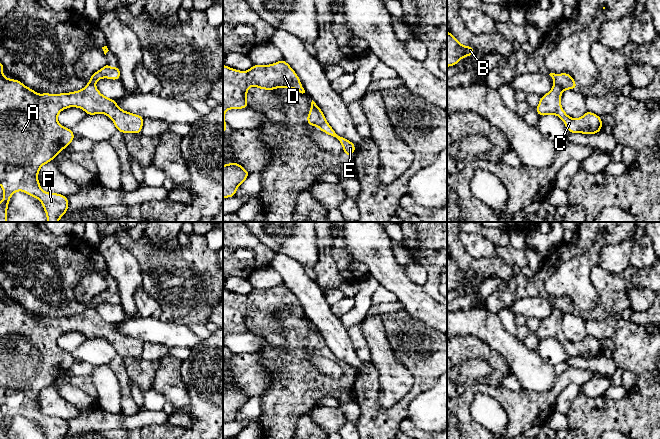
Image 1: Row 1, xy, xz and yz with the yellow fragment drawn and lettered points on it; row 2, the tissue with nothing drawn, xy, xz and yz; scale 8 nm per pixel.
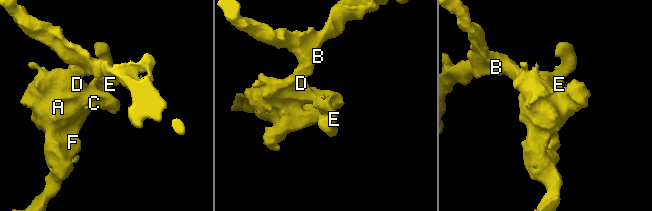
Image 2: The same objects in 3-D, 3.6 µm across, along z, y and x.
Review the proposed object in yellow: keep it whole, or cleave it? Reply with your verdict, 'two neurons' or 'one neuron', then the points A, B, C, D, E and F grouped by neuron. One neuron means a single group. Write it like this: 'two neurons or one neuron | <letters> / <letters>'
two neurons | A B C D F / E

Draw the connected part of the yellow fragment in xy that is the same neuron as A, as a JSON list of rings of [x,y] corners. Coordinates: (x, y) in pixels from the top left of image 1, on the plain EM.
[[[0,286],[0,409],[4,416],[0,439],[8,439],[8,428],[16,415],[37,422],[46,439],[64,439],[69,431],[68,422],[43,415],[38,405],[40,392],[51,386],[75,362],[72,353],[59,348],[58,338],[69,331],[81,332],[87,339],[106,338],[114,346],[116,354],[123,358],[140,358],[144,341],[122,334],[116,324],[102,319],[95,308],[88,307],[83,313],[69,317],[37,318],[20,304],[6,302],[2,298],[3,294],[4,290]]]

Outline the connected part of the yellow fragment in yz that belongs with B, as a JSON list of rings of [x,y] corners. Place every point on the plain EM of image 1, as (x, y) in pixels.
[[[447,255],[447,291],[455,290],[462,282],[473,278],[474,272],[472,270],[463,270]]]

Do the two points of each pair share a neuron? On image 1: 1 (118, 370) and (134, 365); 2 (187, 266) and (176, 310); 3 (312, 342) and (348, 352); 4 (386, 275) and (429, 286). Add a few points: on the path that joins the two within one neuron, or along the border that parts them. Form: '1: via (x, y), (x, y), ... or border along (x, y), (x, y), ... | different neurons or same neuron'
1: border along (123, 358), (131, 384) | different neurons
2: via (187, 277), (187, 292), (184, 299) | same neuron
3: border along (318, 331), (332, 353), (338, 359), (345, 362) | different neurons
4: border along (422, 286), (429, 295) | different neurons

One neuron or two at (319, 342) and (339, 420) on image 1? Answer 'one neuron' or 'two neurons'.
two neurons

